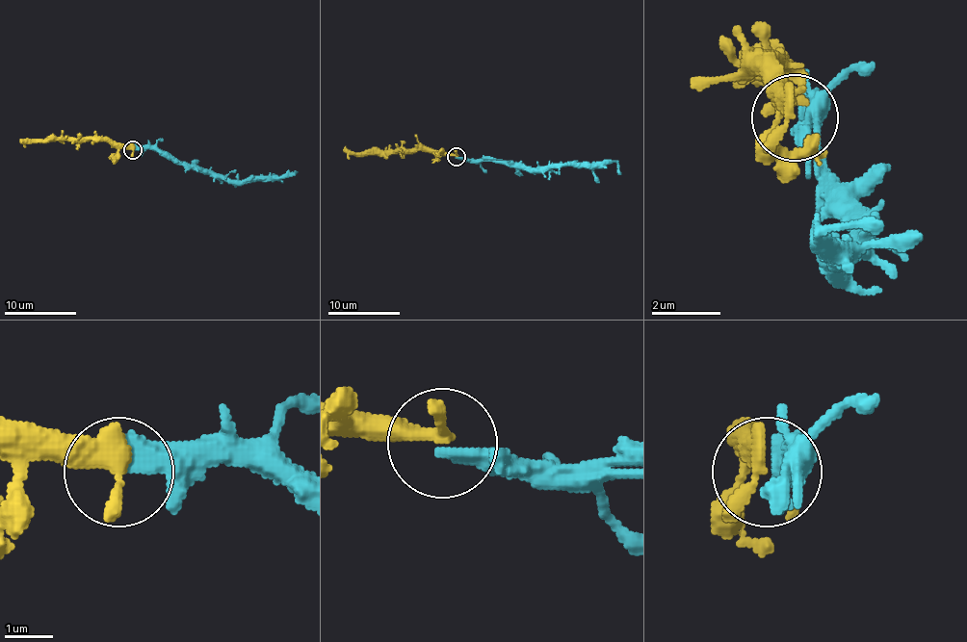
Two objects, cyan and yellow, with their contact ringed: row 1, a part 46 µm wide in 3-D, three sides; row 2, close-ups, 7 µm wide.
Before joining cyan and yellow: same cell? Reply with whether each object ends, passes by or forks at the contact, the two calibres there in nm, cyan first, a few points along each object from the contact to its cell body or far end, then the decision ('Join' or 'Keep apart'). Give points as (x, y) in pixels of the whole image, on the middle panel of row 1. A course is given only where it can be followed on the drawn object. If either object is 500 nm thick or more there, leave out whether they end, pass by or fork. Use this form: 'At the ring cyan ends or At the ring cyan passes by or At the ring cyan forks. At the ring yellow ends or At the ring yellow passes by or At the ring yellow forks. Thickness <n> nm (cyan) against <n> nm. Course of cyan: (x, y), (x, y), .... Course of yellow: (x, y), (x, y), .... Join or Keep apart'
At the ring cyan ends. At the ring yellow passes by. Thickness 440 nm (cyan) against 360 nm. Course of cyan: (457, 157), (535, 167), (599, 166), (614, 162), (620, 174). Course of yellow: (456, 157), (439, 155), (431, 149), (350, 153), (344, 147). Join

